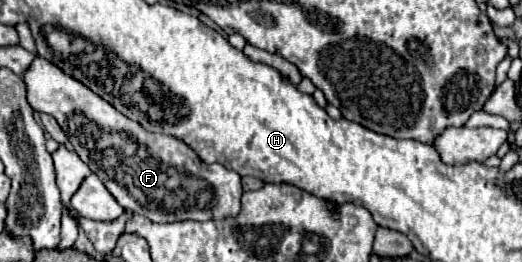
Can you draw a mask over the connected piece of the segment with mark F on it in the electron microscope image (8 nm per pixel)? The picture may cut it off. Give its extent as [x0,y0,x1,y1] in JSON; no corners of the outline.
[24,57,244,223]

